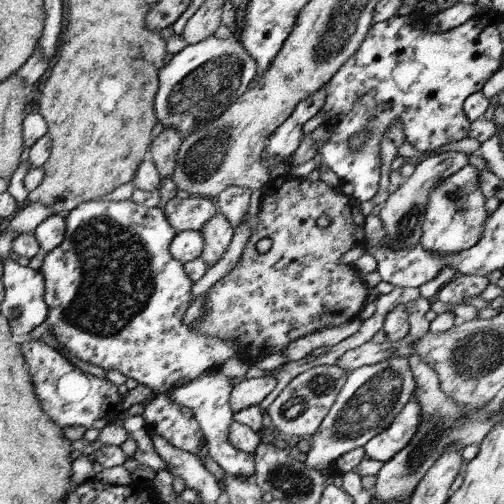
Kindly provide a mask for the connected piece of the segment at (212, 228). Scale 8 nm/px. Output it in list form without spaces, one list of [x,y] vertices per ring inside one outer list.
[[[220,212],[204,226],[201,232],[204,238],[204,248],[201,255],[207,268],[212,268],[224,258],[234,236],[230,222]]]

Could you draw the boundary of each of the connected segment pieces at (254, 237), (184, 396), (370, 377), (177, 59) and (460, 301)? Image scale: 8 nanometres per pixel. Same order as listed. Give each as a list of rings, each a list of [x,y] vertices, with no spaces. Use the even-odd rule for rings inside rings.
[[[294,175],[287,178],[282,176],[265,187],[267,191],[262,196],[256,216],[258,224],[251,229],[240,263],[210,288],[202,318],[189,325],[204,336],[216,336],[220,340],[224,338],[226,342],[238,346],[237,357],[240,360],[250,358],[256,362],[268,353],[282,352],[288,348],[288,344],[304,336],[341,326],[359,317],[371,294],[353,266],[342,262],[346,252],[365,245],[365,217],[359,213],[359,204],[340,189],[330,187],[320,179],[312,182]],[[324,214],[330,216],[328,228],[320,228],[316,224],[316,220]],[[263,238],[271,239],[272,245],[268,252],[261,254],[256,244]]]
[[[218,372],[216,374],[203,373],[196,379],[188,380],[181,386],[176,386],[172,391],[168,392],[170,400],[190,408],[194,413],[194,418],[206,438],[209,456],[222,468],[225,473],[235,475],[236,477],[244,476],[244,479],[251,480],[254,475],[254,456],[246,454],[240,449],[232,445],[228,440],[228,432],[230,432],[230,424],[234,422],[234,412],[230,409],[229,397],[234,388],[234,383],[229,377]]]
[[[390,356],[388,360],[365,365],[348,373],[346,384],[338,392],[336,401],[320,428],[307,438],[310,450],[302,456],[306,466],[316,471],[328,469],[332,462],[339,460],[346,452],[364,447],[378,432],[392,424],[404,404],[408,404],[412,398],[415,388],[416,382],[408,356]]]
[[[234,36],[227,39],[209,37],[200,43],[187,45],[160,70],[158,76],[160,86],[154,100],[156,119],[163,127],[178,130],[184,138],[188,134],[192,134],[203,123],[222,116],[226,112],[226,108],[230,108],[240,96],[244,95],[257,74],[258,64],[256,64],[256,60],[248,54],[248,50]]]
[[[457,274],[453,280],[443,286],[438,293],[438,300],[450,306],[466,305],[466,299],[480,297],[489,285],[487,276]]]

